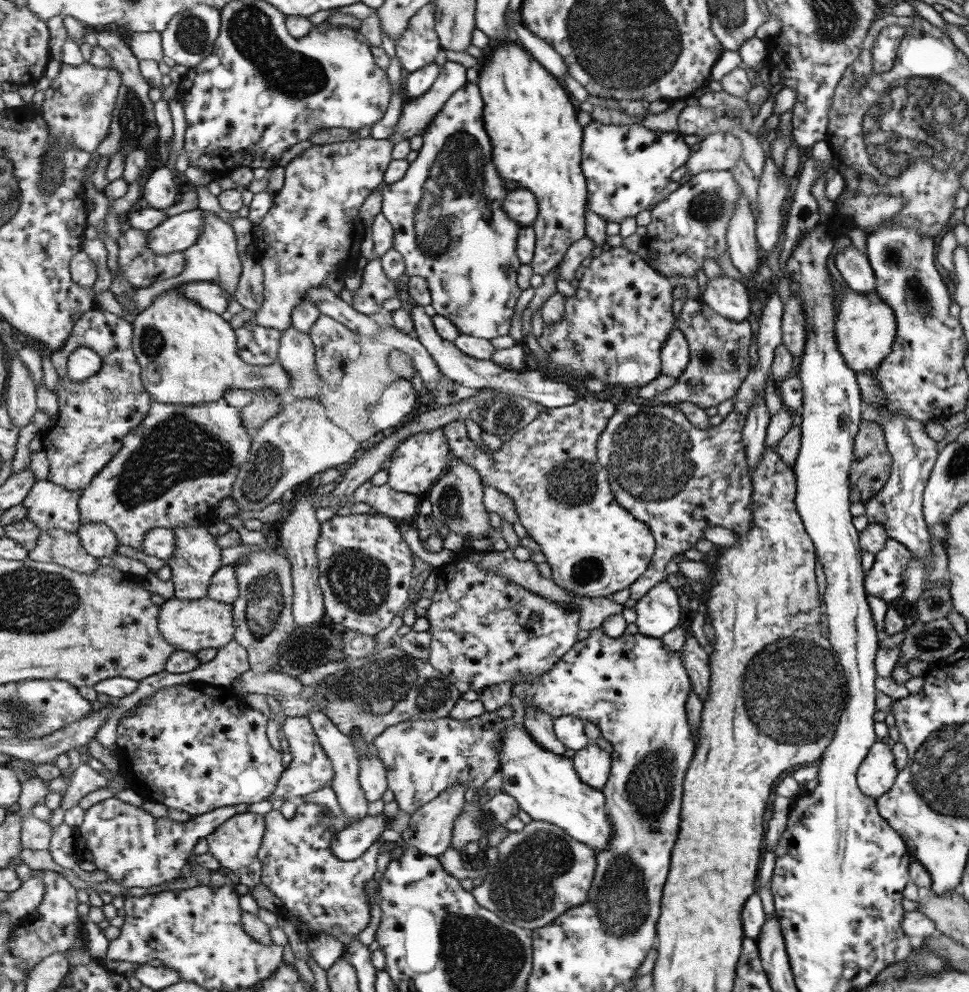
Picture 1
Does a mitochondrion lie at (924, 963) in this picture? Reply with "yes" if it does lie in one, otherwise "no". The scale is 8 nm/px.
yes

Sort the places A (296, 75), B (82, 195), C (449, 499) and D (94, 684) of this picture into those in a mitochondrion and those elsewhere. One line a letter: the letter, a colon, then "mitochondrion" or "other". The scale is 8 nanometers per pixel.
A: mitochondrion
B: other
C: mitochondrion
D: other

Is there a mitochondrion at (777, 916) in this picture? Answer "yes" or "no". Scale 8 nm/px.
no

